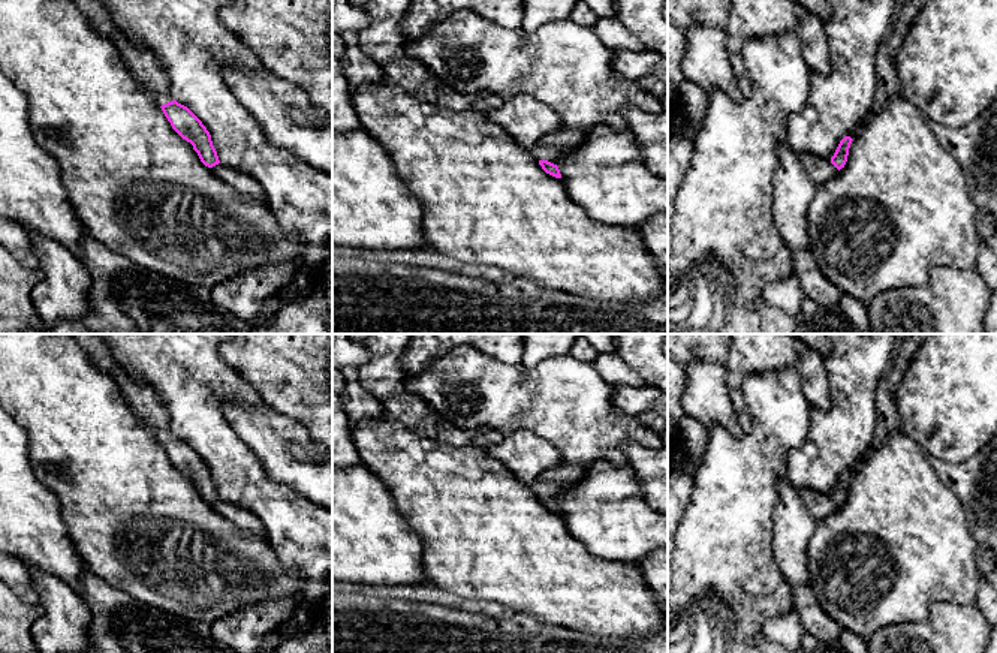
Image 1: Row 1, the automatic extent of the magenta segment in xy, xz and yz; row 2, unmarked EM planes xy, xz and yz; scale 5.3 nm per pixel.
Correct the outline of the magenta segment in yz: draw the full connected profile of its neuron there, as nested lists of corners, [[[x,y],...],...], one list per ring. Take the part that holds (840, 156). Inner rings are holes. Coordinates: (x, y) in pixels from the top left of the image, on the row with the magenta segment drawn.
[[[844,136],[829,160],[810,153],[798,153],[801,165],[816,187],[834,178],[844,168],[852,141],[850,136]]]

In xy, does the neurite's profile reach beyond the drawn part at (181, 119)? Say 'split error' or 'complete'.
split error

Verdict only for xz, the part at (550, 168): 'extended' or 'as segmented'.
extended

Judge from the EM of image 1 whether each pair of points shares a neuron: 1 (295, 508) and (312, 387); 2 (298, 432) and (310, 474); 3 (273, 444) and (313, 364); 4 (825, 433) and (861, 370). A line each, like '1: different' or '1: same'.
1: different
2: same
3: different
4: same

